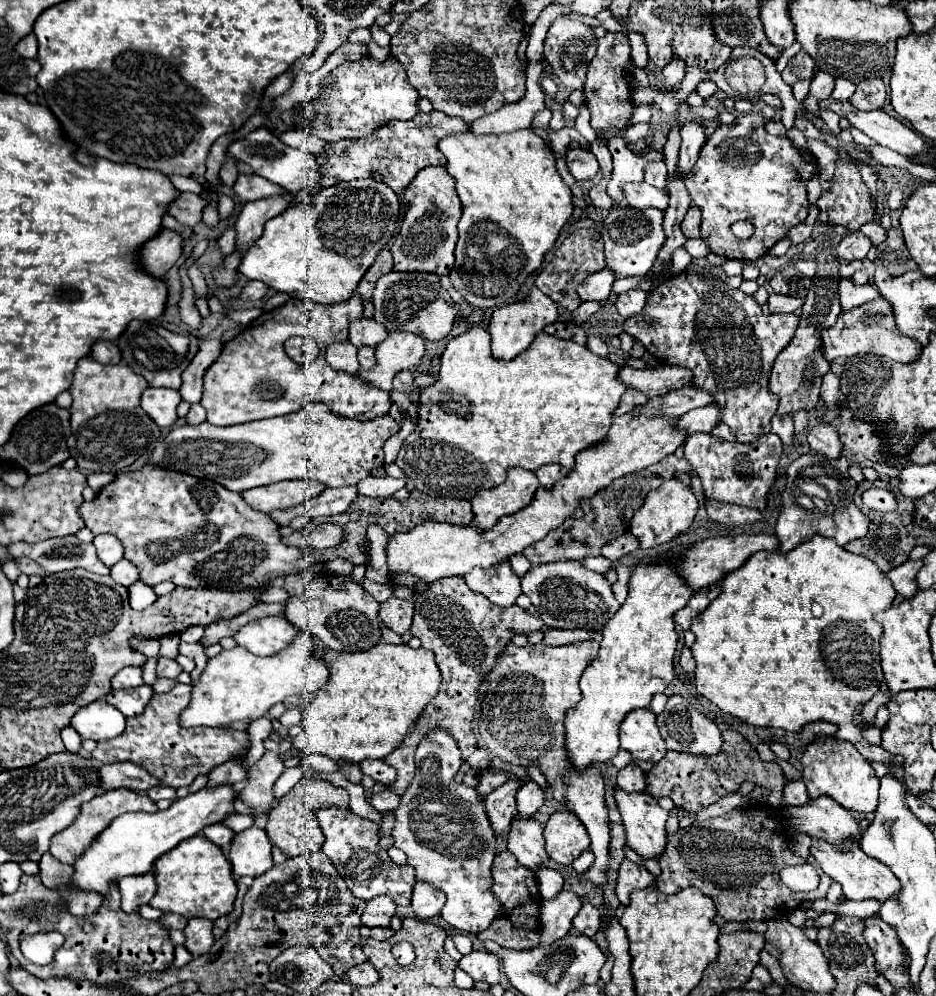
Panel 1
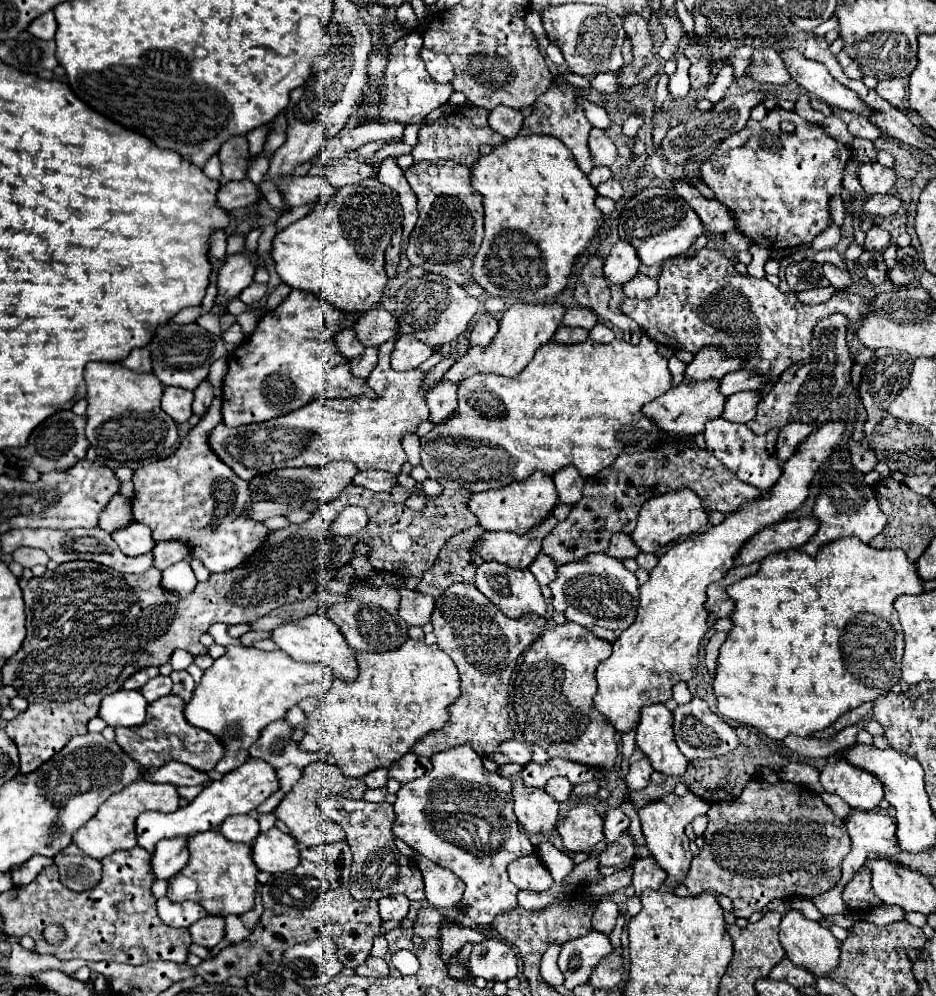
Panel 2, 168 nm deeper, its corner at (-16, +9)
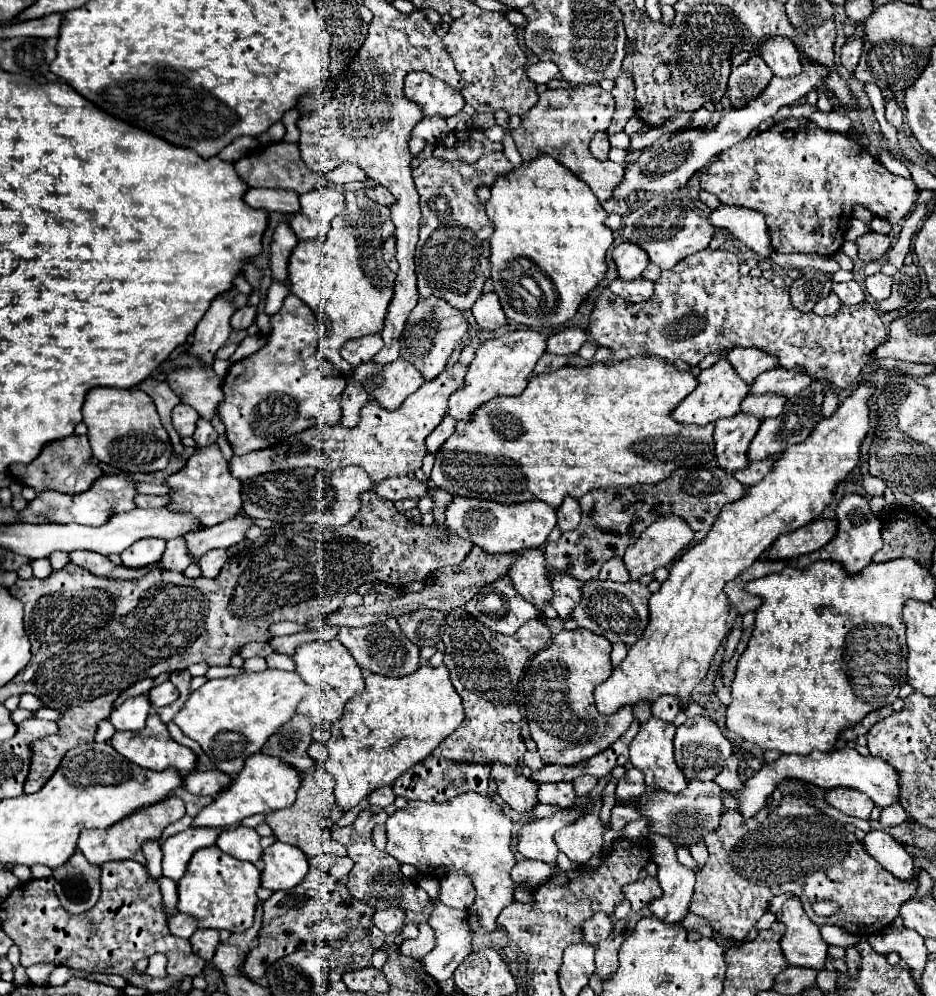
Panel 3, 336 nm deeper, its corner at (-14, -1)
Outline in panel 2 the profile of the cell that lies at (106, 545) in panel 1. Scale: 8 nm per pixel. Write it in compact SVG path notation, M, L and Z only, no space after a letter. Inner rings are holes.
M132 522L126 528L114 530L112 540L128 556L140 556L140 554L146 554L154 548L150 528L144 524L138 524L138 522Z

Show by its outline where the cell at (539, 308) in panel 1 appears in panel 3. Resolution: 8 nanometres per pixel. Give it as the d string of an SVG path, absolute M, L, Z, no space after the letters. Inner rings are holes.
M516 330L500 338L486 340L478 348L474 362L468 368L462 390L456 390L448 400L448 416L452 416L458 422L470 422L474 412L488 400L496 396L520 396L530 380L530 372L534 370L544 350L546 350L546 336L534 330Z

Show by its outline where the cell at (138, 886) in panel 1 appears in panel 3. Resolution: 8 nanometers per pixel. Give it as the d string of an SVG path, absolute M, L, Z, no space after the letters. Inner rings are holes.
M188 828L184 832L178 832L170 836L164 844L164 860L162 860L162 870L164 876L172 880L180 880L182 874L186 872L188 860L192 854L200 848L208 848L216 844L216 838L220 836L220 828Z

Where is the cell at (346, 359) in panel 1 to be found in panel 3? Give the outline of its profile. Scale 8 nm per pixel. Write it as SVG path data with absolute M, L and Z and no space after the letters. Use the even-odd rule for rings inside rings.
M364 190L346 192L346 208L332 220L326 242L302 240L290 256L290 292L314 312L320 310L318 318L326 320L326 334L320 338L318 352L344 373L353 368L340 354L342 344L360 336L380 334L384 328L396 274L382 260L382 242L392 234L390 208L374 204Z

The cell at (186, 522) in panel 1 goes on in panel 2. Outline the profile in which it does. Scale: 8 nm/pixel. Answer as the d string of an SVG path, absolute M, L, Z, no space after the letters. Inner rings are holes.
M214 398L204 418L188 432L188 436L180 442L178 450L172 456L134 470L134 476L132 476L134 498L130 502L132 518L138 520L140 524L146 524L152 530L152 540L156 544L172 542L172 540L186 544L190 548L190 558L198 558L212 574L238 568L268 540L268 534L274 532L264 522L252 520L248 516L248 508L252 506L248 482L238 478L232 472L232 468L220 462L220 458L208 448L208 432L220 422L222 422L222 400Z

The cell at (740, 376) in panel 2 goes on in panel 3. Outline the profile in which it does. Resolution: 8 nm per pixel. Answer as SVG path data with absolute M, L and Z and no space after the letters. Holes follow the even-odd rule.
M774 368L768 370L766 374L758 376L758 382L752 384L750 394L764 394L764 392L780 392L786 394L788 398L802 392L806 386L816 382L814 376L810 376L802 368L786 370L786 368Z

